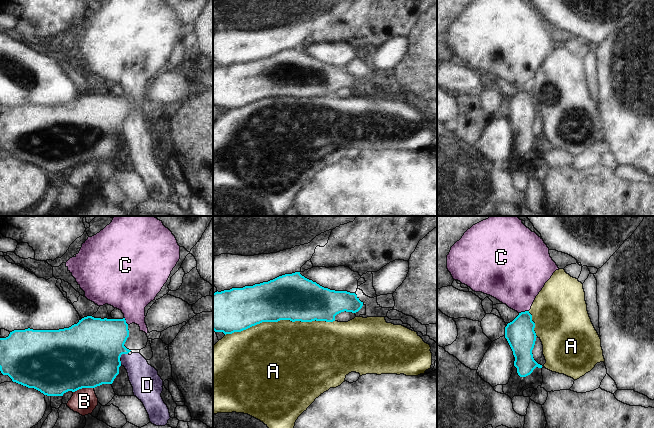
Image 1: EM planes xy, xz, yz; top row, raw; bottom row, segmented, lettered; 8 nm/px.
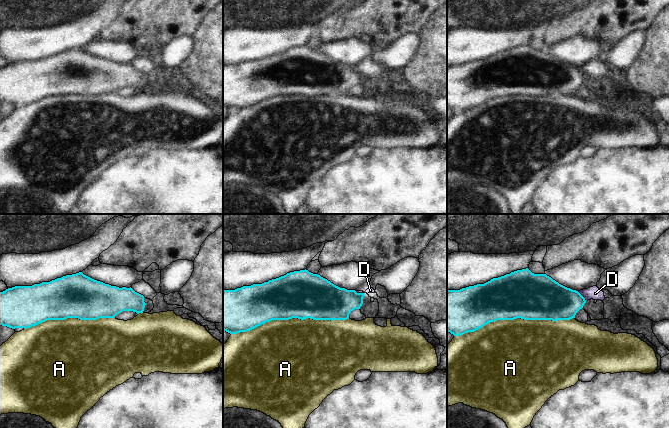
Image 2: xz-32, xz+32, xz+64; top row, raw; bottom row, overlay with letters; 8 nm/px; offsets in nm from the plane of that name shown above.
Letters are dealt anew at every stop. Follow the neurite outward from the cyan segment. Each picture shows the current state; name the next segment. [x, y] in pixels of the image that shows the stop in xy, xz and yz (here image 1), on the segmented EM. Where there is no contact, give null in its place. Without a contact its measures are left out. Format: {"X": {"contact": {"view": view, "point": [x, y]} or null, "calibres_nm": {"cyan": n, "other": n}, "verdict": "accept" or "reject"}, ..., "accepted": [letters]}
{"A": {"contact": {"view": "xz", "point": [279, 320]}, "calibres_nm": {"cyan": 380, "other": 480}, "verdict": "reject"}, "B": {"contact": {"view": "xy", "point": [83, 387]}, "calibres_nm": {"cyan": 500, "other": 200}, "verdict": "reject"}, "C": {"contact": {"view": "yz", "point": [523, 312]}, "calibres_nm": {"cyan": 240, "other": 400}, "verdict": "reject"}, "D": {"contact": {"view": "xy", "point": [122, 353]}, "calibres_nm": {"cyan": 480, "other": 220}, "verdict": "reject"}, "accepted": []}

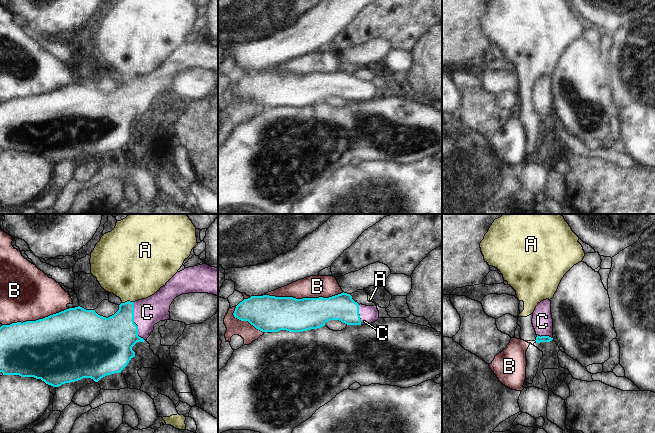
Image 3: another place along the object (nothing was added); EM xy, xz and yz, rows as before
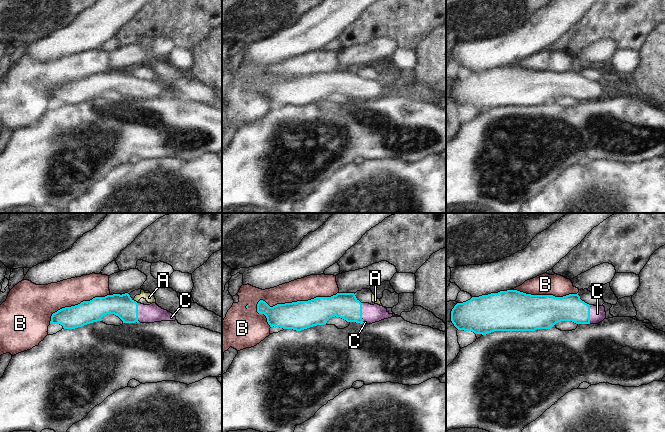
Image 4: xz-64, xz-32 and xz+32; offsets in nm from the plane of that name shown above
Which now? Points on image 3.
{"A": {"contact": {"view": "xy", "point": [127, 301]}, "calibres_nm": {"cyan": 280, "other": 480}, "verdict": "reject"}, "B": {"contact": {"view": "xz", "point": [303, 298]}, "calibres_nm": {"cyan": 280, "other": 180}, "verdict": "reject"}, "C": {"contact": {"view": "xy", "point": [133, 322]}, "calibres_nm": {"cyan": 380, "other": 220}, "verdict": "accept"}, "accepted": ["C"]}

